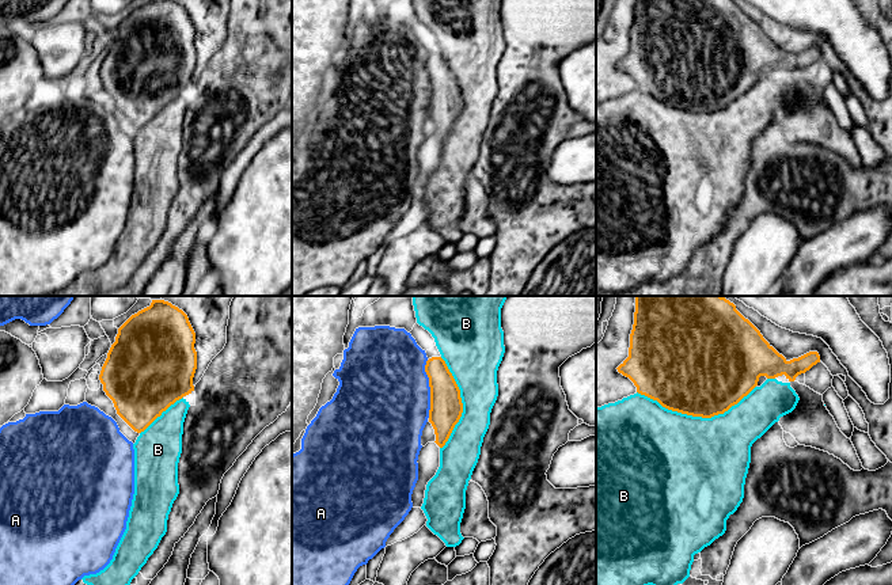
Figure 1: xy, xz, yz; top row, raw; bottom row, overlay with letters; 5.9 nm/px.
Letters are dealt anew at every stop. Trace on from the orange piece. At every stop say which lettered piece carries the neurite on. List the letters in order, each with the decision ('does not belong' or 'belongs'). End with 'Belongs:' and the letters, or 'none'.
A: does not belong
B: belongs
Belongs: B

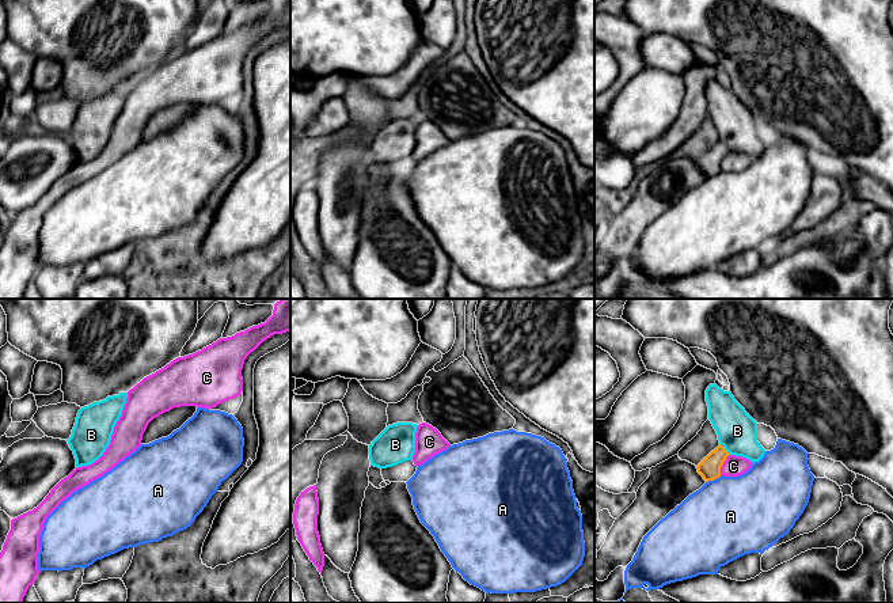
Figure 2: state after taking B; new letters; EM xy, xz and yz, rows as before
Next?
A: does not belong
B: does not belong
C: does not belong
Belongs: none

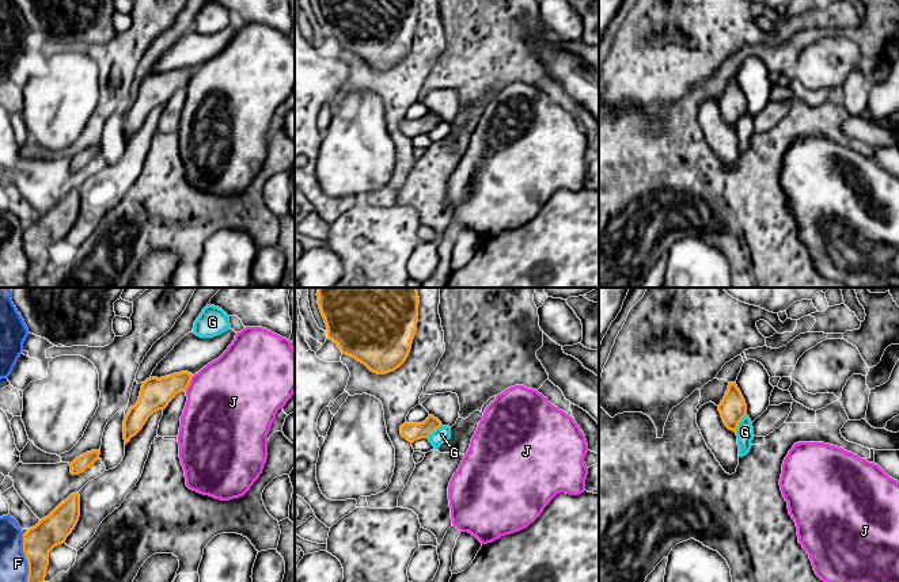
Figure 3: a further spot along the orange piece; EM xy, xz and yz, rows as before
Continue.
F: does not belong
G: does not belong
J: does not belong
Belongs: none

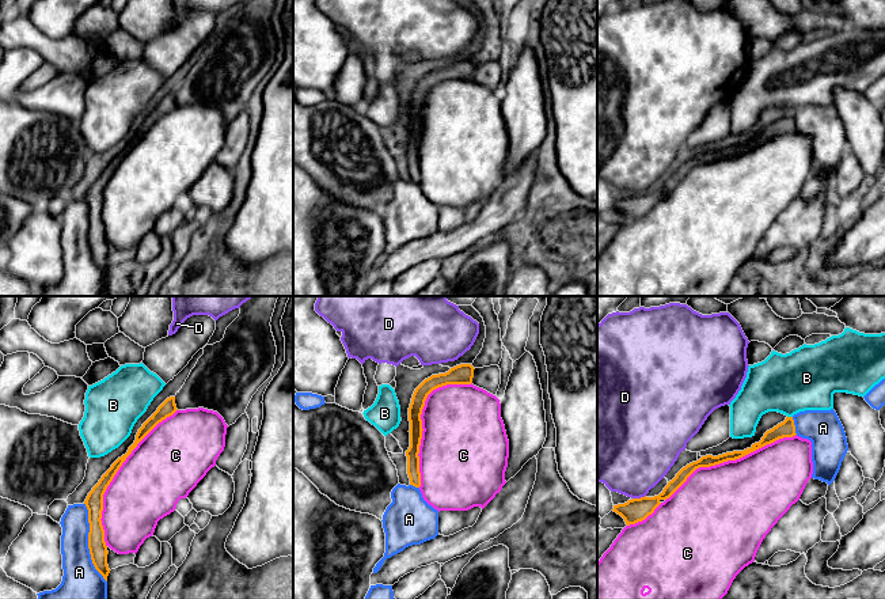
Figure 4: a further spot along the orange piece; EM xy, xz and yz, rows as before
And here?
A: does not belong
B: does not belong
C: does not belong
D: does not belong
Belongs: none

